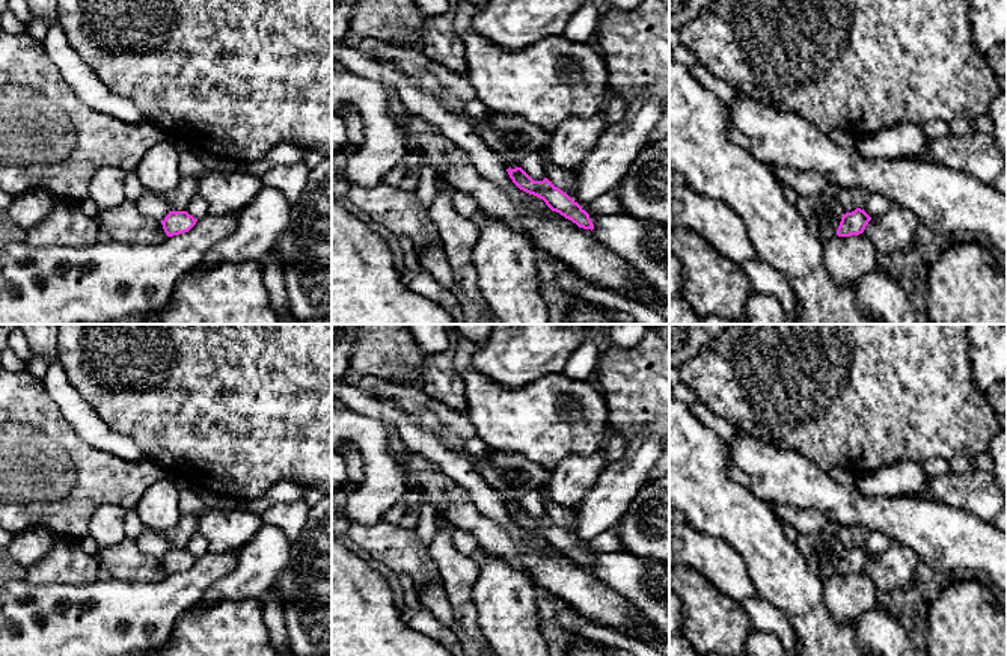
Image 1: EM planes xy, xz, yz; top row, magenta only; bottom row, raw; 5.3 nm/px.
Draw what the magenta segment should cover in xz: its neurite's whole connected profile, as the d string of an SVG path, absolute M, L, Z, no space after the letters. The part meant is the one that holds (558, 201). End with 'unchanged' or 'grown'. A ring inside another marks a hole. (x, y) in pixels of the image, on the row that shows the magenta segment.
M522 167L507 169L507 172L520 190L543 199L552 211L559 213L579 228L594 229L589 214L547 178L534 181Z | unchanged

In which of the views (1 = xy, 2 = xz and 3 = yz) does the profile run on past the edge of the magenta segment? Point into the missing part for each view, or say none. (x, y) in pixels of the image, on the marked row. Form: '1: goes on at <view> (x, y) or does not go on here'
1: does not go on here
2: does not go on here
3: does not go on here

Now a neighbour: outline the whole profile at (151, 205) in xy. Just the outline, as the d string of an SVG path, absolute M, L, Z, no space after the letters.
M145 192L137 201L134 201L139 213L142 216L151 217L154 220L164 220L164 217L169 214L170 208L164 198L160 195L152 195L149 192Z

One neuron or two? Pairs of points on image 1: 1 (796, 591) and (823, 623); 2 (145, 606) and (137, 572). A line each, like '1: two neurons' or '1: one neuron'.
1: one neuron
2: two neurons

